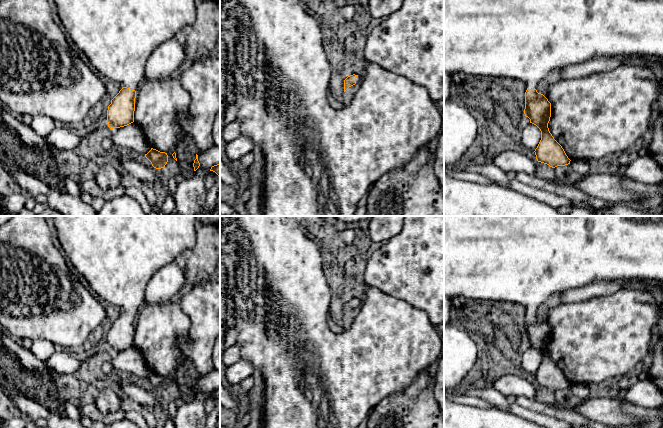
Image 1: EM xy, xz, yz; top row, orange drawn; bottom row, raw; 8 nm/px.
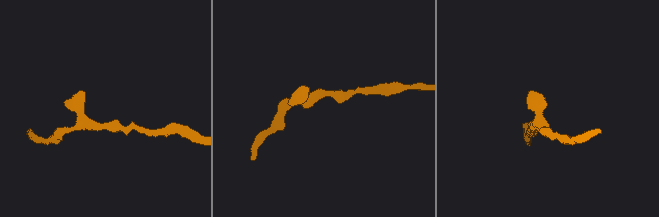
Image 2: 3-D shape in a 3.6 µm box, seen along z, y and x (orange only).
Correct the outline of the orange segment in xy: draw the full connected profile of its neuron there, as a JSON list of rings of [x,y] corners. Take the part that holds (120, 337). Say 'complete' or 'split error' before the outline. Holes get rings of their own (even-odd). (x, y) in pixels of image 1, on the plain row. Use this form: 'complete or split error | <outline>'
split error | [[[52,216],[52,218],[58,241],[67,260],[100,298],[123,310],[108,330],[108,351],[120,352],[133,347],[136,314],[145,303],[146,286],[156,271],[174,262],[181,253],[195,246],[197,216]]]

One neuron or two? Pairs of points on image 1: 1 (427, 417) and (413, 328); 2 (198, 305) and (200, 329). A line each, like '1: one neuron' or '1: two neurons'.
1: two neurons
2: one neuron

